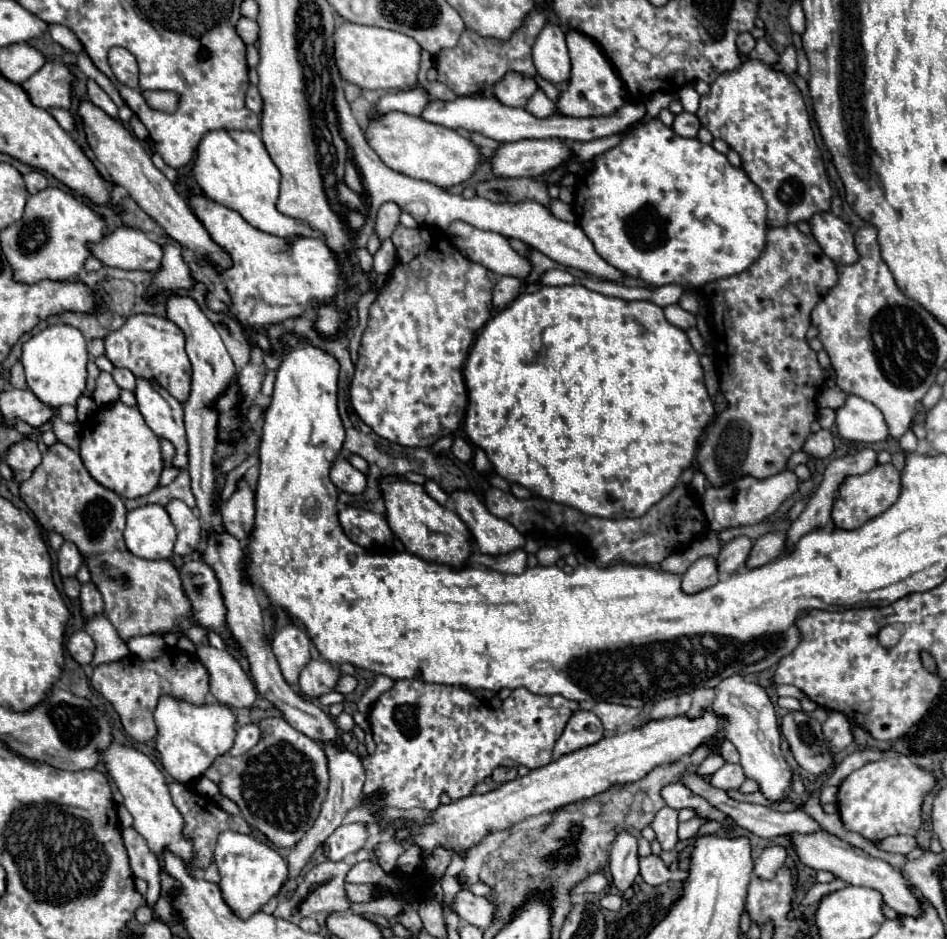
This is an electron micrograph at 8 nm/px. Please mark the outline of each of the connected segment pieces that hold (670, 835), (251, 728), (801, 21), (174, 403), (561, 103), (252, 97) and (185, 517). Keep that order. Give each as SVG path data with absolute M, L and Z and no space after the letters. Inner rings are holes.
M663 807L663 809L655 815L651 827L653 827L653 831L657 833L657 841L661 843L663 851L669 851L669 849L673 849L673 847L677 845L677 841L679 841L679 839L677 839L677 825L679 825L679 821L677 821L677 811L671 809L671 807Z
M249 723L249 725L243 725L237 729L237 735L235 735L235 743L229 751L229 755L243 755L247 753L251 747L255 747L261 739L261 729L259 725L255 723Z
M793 1L791 3L789 25L791 25L793 33L797 33L797 35L801 35L805 31L805 15L803 15L803 9L801 9L801 3L799 1Z
M137 379L137 409L145 417L145 423L149 429L161 437L173 443L175 457L173 467L187 467L187 435L183 425L183 407L181 403L169 395L163 387L157 383L151 383L147 379Z
M569 31L567 49L571 57L571 75L567 81L567 89L559 93L557 113L563 113L565 117L599 117L609 115L627 103L627 95L619 75L611 67L611 61L603 53L603 49L591 37L581 35L579 31Z
M249 85L249 89L247 89L247 95L245 95L245 107L247 109L251 109L253 113L261 113L261 95L259 95L259 91L257 91L257 87L255 85Z
M169 501L165 509L177 529L173 553L189 557L201 543L201 521L191 513L191 509L183 501Z

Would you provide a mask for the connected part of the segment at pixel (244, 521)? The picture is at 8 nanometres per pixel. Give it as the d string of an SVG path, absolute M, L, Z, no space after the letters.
M239 479L237 489L231 495L227 503L221 507L221 517L225 531L237 537L239 541L247 539L251 527L253 527L253 517L255 517L255 505L253 505L253 489L249 481Z

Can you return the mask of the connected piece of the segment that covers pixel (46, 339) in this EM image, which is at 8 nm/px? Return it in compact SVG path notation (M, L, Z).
M51 325L45 331L33 335L23 343L21 363L25 367L25 377L29 389L43 401L51 405L51 409L59 409L63 405L75 405L77 399L85 391L87 379L87 343L79 329L69 325Z

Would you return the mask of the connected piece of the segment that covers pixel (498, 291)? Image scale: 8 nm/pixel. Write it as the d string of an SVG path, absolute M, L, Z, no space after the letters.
M501 277L493 289L493 305L503 309L515 301L515 297L523 291L523 281L515 277Z

